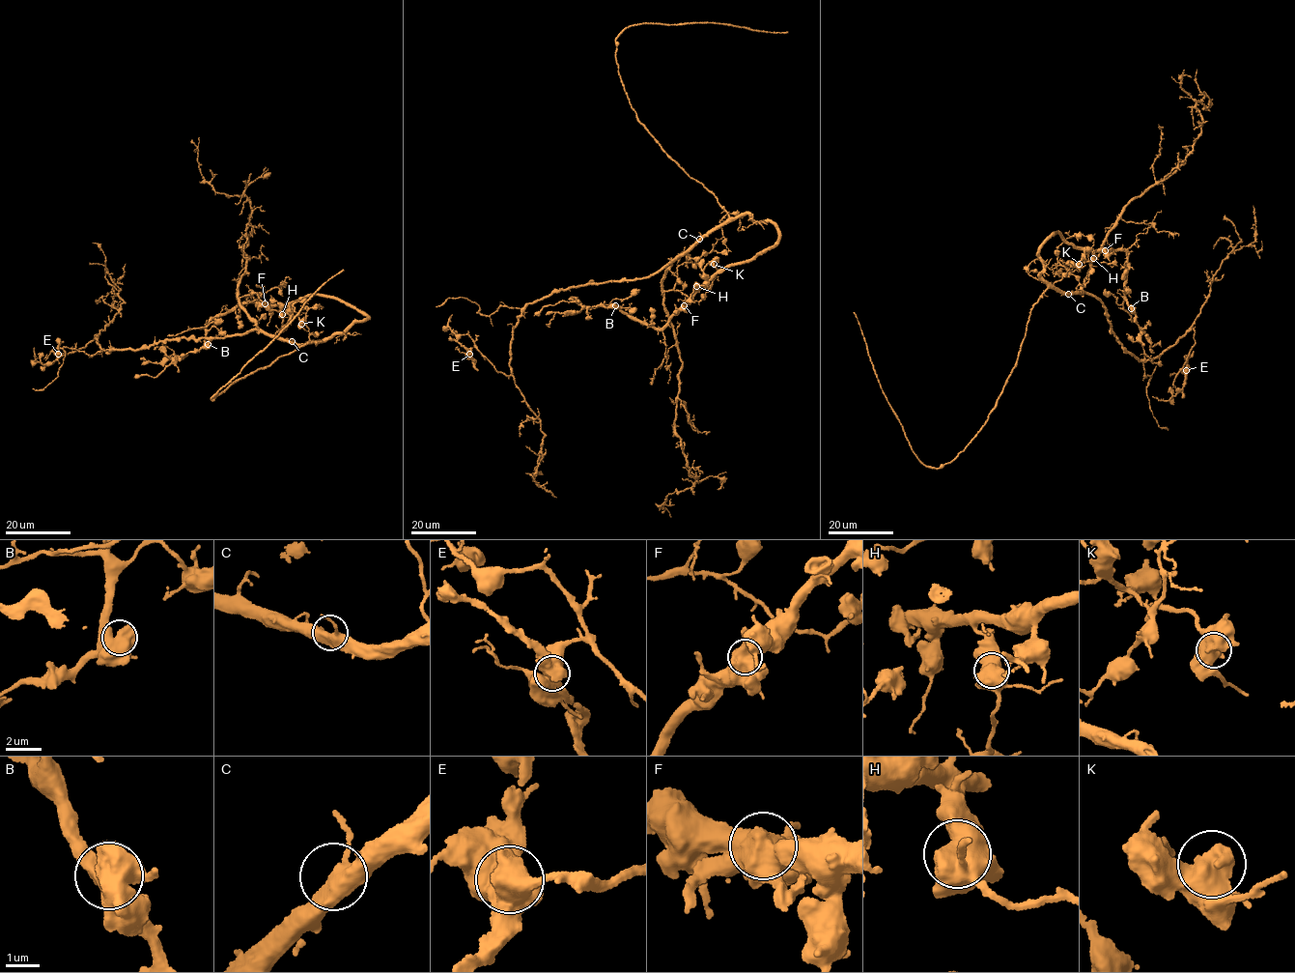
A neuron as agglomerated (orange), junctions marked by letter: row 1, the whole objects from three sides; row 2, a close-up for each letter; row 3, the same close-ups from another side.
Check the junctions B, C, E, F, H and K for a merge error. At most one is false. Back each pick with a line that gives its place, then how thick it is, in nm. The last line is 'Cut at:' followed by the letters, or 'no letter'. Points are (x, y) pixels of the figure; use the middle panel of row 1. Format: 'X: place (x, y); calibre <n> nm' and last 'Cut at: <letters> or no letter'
E: place (469, 354); calibre 700 nm
Cut at: E

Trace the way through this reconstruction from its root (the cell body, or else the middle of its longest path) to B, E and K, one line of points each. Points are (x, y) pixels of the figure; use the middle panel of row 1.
B: (700, 240), (746, 213), (770, 220), (778, 238), (715, 272), (661, 328), (615, 305)
E: (700, 240), (651, 275), (560, 290), (526, 303), (513, 329), (510, 375), (497, 371), (474, 347), (469, 353)
K: (700, 240), (746, 213), (776, 230), (773, 245), (708, 280), (703, 270), (714, 264)

